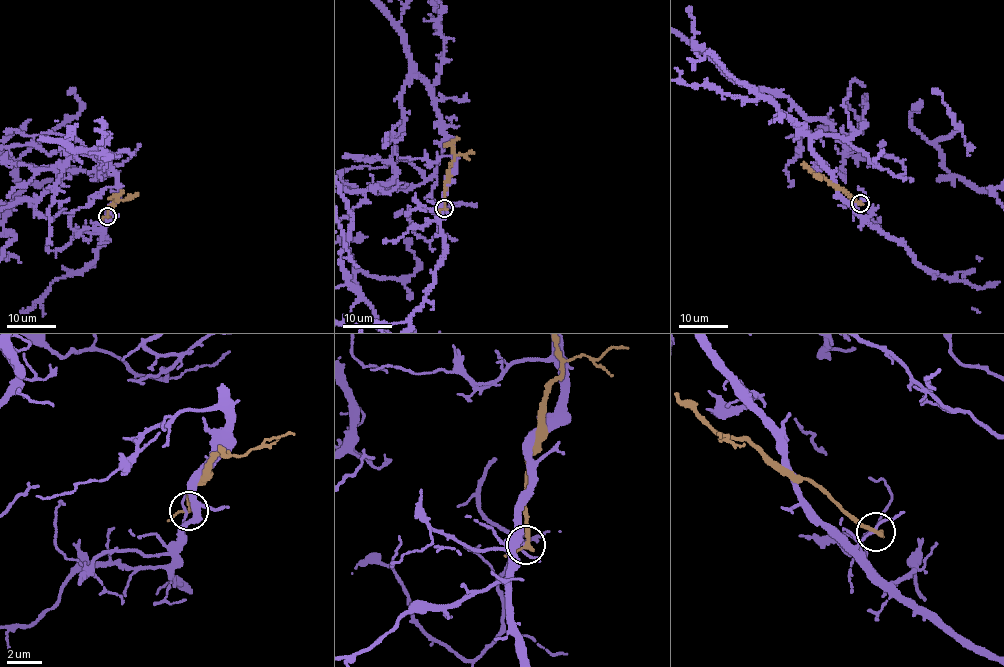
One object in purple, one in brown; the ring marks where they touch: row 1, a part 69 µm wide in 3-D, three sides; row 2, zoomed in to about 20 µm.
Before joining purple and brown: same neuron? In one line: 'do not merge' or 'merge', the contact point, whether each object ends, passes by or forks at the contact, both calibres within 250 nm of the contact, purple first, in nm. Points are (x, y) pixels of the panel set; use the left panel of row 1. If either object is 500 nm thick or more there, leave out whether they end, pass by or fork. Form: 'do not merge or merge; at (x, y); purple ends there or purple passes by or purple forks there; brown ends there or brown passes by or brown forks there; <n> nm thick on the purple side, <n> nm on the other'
do not merge; at (107, 216); purple passes by; brown passes by; 120 nm thick on the purple side, 190 nm on the other

